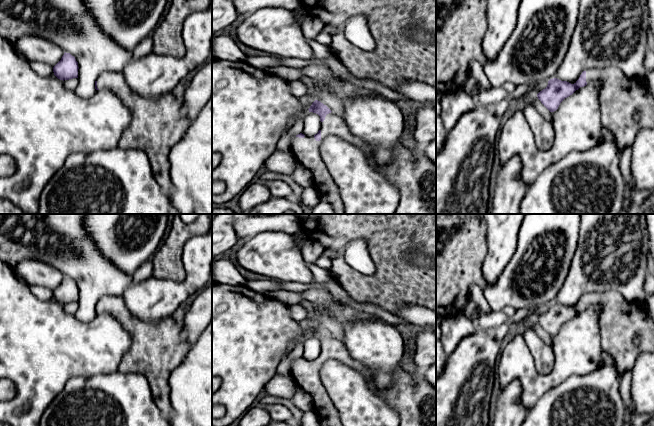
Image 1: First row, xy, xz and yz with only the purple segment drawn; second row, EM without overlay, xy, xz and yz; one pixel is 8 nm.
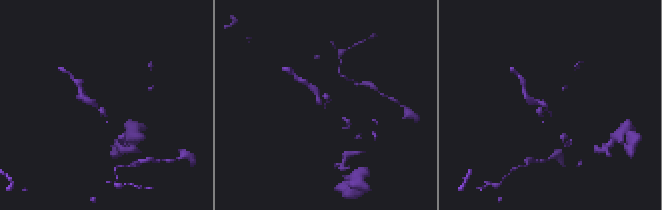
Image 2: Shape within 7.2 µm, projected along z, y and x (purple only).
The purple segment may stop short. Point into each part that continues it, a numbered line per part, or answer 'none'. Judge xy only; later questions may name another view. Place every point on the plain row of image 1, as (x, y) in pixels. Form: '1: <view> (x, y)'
1: xy (157, 348)

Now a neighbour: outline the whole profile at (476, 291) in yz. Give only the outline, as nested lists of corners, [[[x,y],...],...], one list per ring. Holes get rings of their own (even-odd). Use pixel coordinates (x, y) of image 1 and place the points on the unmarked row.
[[[472,284],[469,288],[468,299],[475,302],[483,310],[483,312],[489,314],[493,311],[489,307],[483,295],[483,291],[484,290],[479,285]]]

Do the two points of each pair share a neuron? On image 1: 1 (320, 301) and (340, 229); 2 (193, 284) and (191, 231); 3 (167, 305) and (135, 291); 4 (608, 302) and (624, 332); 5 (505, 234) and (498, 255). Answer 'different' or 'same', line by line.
1: different
2: different
3: same
4: same
5: same

